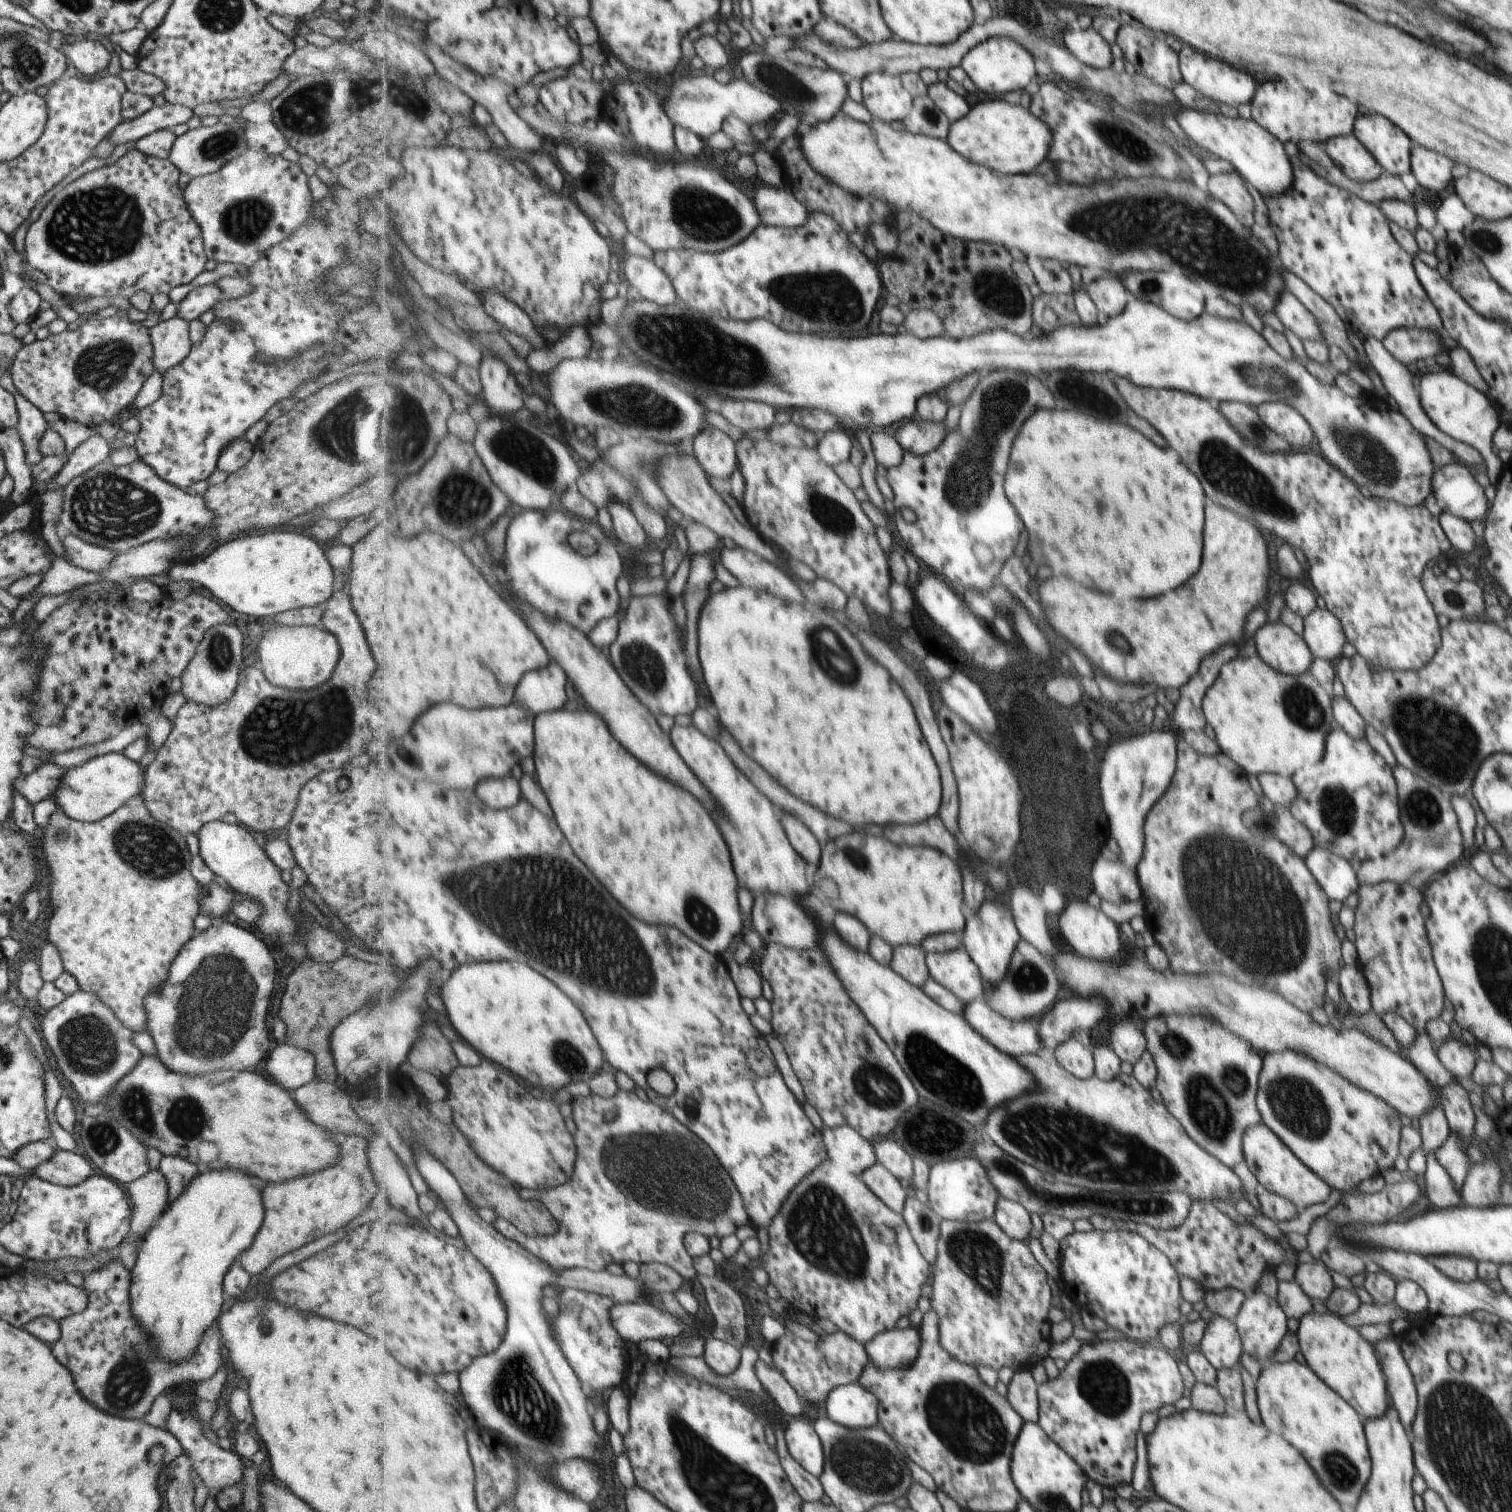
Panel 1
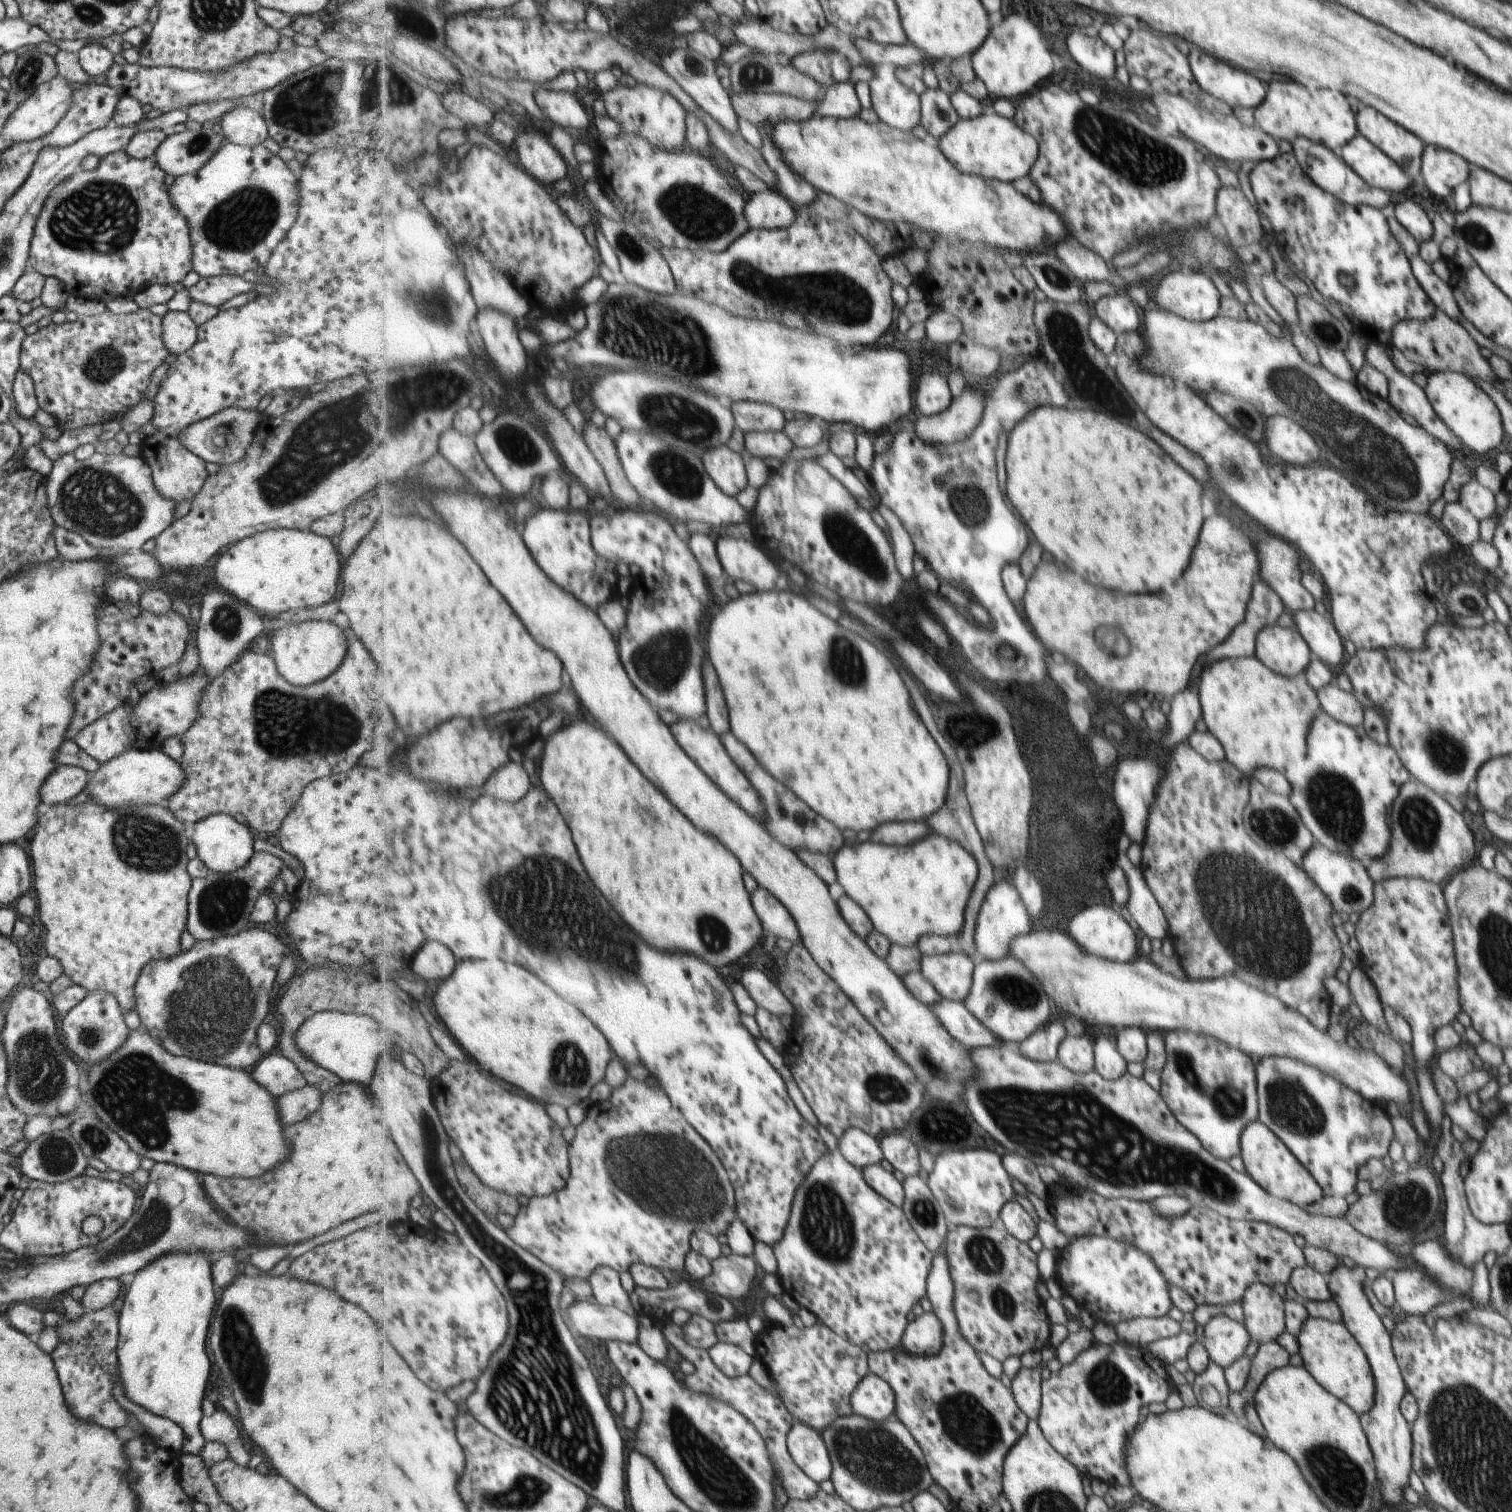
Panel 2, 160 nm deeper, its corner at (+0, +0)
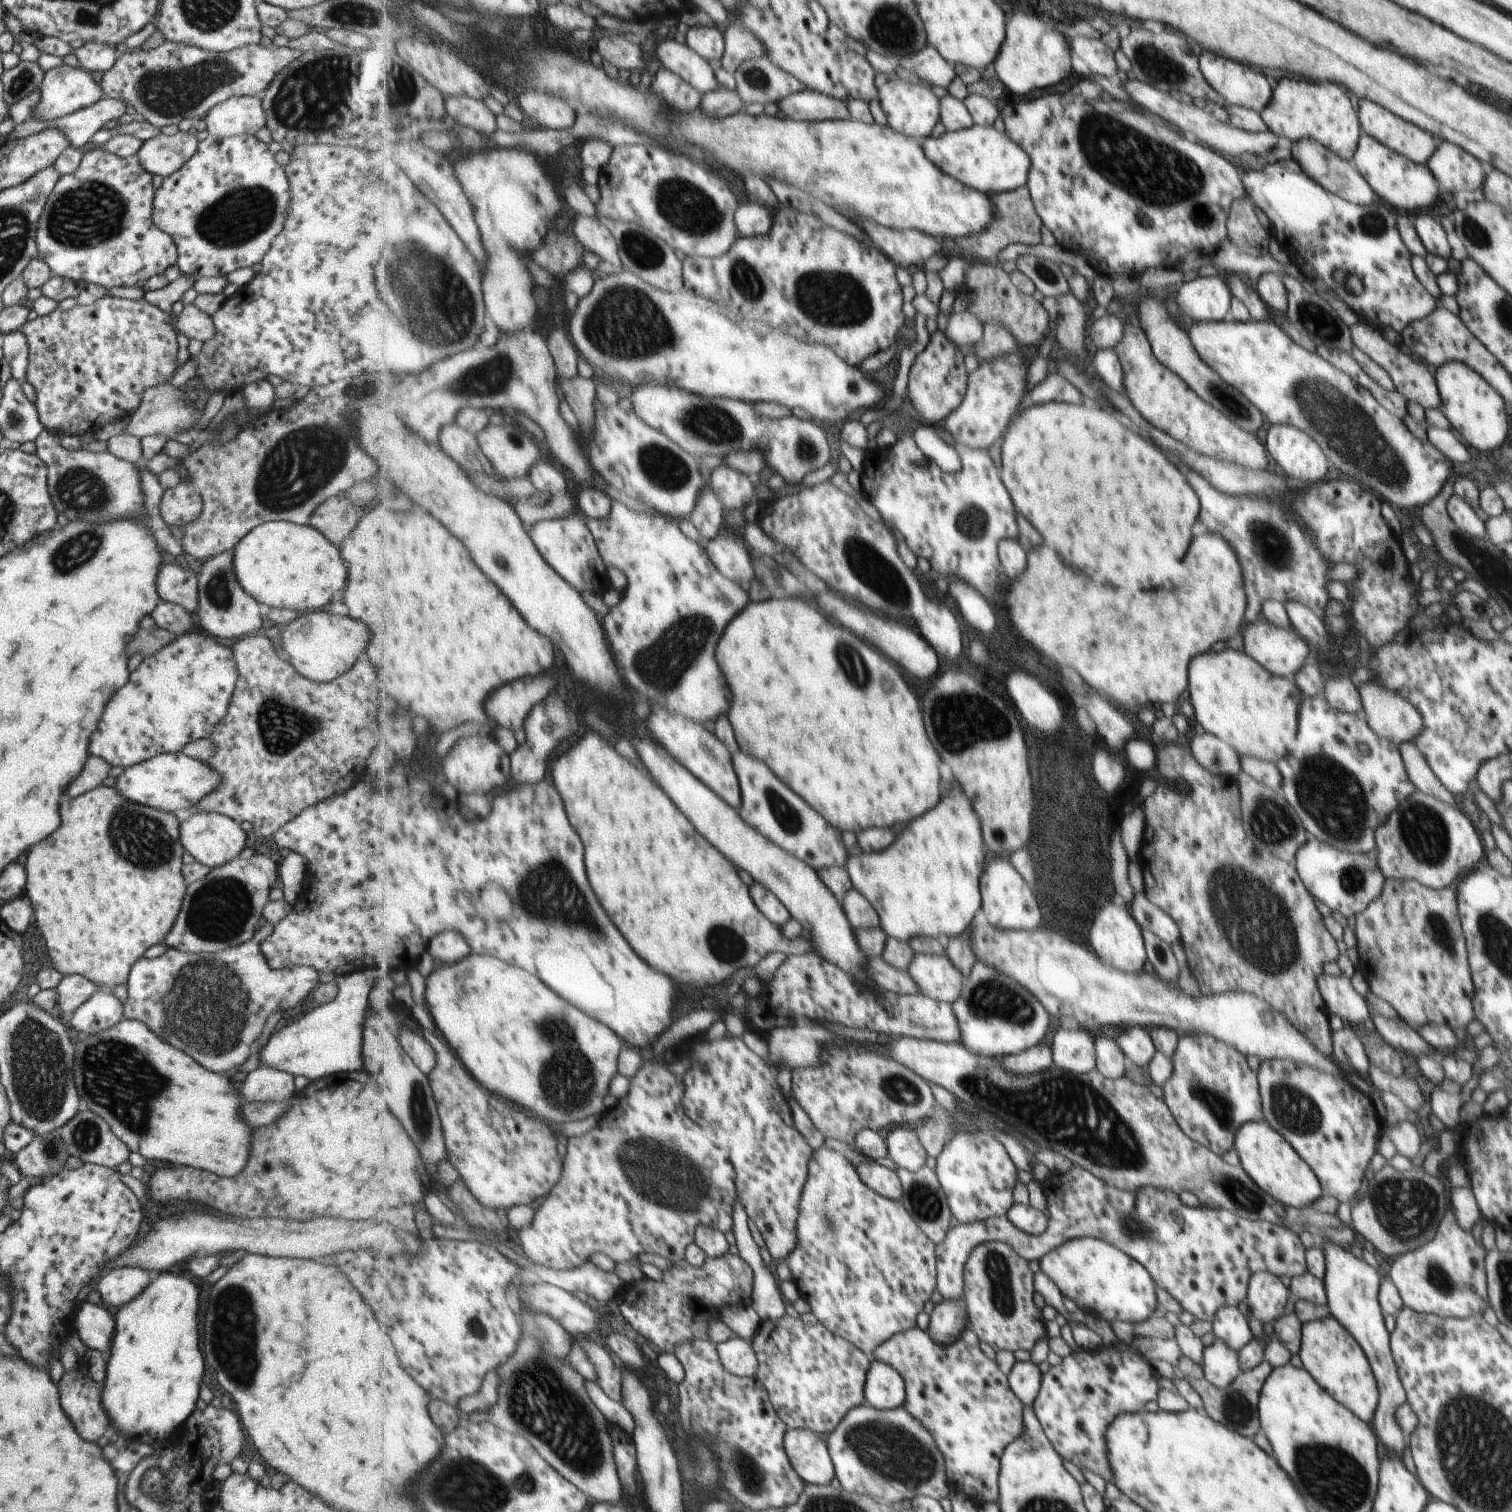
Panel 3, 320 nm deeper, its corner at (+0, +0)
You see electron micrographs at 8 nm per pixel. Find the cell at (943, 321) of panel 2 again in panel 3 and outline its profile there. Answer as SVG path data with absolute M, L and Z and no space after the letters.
M973 311L953 313L947 327L948 337L961 349L964 346L976 346L986 339L984 322Z

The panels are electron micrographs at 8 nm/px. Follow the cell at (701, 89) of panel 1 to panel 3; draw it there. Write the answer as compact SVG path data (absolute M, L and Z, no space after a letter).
M803 88L797 94L778 101L777 106L787 117L800 121L838 121L851 119L848 102L848 100Z

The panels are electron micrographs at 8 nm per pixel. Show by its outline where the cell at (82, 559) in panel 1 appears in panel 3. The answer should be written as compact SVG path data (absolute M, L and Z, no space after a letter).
M161 564L158 568L157 594L159 600L189 612L198 609L197 574L186 567Z

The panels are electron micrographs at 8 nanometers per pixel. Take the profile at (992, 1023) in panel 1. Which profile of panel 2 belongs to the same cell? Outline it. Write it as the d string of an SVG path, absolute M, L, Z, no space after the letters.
M943 999L930 1008L933 1014L937 1014L937 1018L941 1018L939 1022L945 1024L947 1032L965 1046L974 1050L979 1046L983 1048L993 1046L997 1042L989 1028L979 1018L975 1018L975 1014L963 1001Z

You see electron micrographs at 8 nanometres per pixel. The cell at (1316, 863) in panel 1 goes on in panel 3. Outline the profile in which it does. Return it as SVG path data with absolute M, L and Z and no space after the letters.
M1315 838L1307 839L1306 845L1297 850L1293 867L1299 880L1315 900L1325 904L1332 912L1339 912L1345 918L1357 916L1367 905L1377 900L1382 894L1386 880L1377 859L1369 858L1367 853L1339 850Z

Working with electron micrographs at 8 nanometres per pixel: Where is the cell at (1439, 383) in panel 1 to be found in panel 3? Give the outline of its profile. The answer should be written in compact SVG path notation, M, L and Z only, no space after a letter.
M1456 360L1440 364L1435 371L1434 381L1440 396L1439 410L1473 448L1485 452L1497 448L1507 434L1507 414L1503 398L1477 371Z

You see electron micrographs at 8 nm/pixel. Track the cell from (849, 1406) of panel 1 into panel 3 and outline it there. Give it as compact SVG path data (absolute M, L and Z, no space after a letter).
M875 1360L866 1378L867 1404L879 1410L903 1407L906 1401L906 1380L886 1362Z

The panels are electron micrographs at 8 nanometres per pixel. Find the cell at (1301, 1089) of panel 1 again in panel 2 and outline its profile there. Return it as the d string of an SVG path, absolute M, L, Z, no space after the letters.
M1288 1057L1261 1058L1255 1064L1255 1074L1257 1074L1257 1094L1259 1094L1259 1122L1265 1127L1269 1127L1278 1138L1283 1138L1283 1142L1287 1142L1287 1146L1291 1146L1291 1150L1295 1150L1295 1159L1299 1158L1299 1163L1303 1162L1302 1166L1307 1166L1307 1170L1311 1170L1311 1174L1315 1174L1315 1178L1319 1178L1319 1185L1323 1186L1323 1190L1327 1190L1327 1196L1349 1196L1355 1190L1355 1182L1357 1182L1357 1168L1363 1166L1369 1158L1379 1160L1381 1156L1387 1156L1387 1146L1391 1144L1391 1124L1387 1120L1387 1116L1381 1112L1381 1108L1373 1102L1365 1100L1365 1096L1358 1094L1357 1091L1351 1091L1349 1087L1339 1083L1331 1075L1327 1075L1323 1071L1319 1071L1315 1066L1309 1066L1305 1062L1300 1062L1298 1059Z

